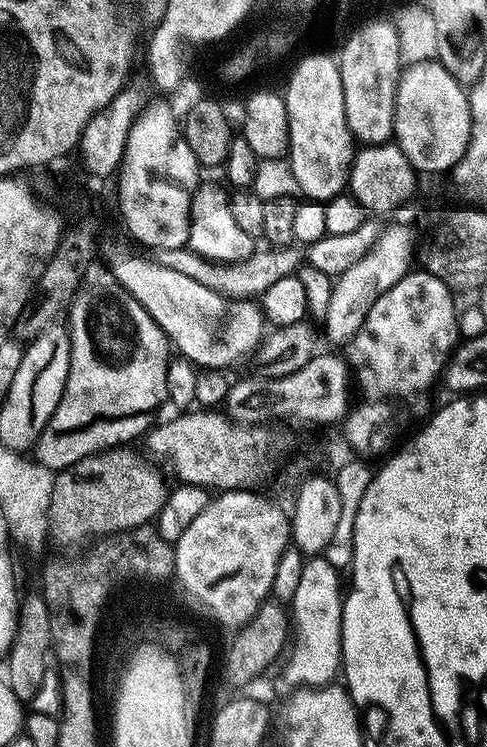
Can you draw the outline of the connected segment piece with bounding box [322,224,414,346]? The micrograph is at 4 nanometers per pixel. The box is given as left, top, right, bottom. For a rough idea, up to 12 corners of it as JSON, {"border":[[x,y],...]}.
{"border":[[385,227],[335,277],[322,336],[347,346],[414,262],[414,232]]}

